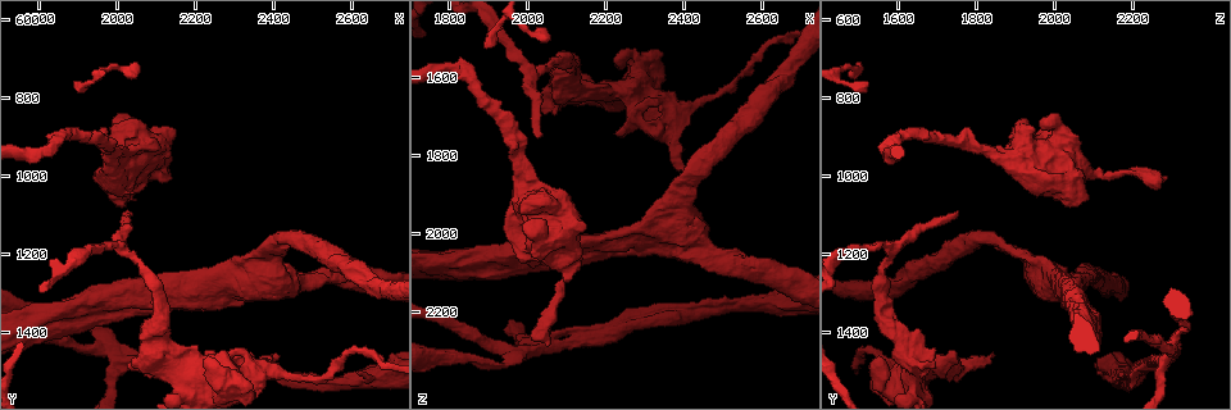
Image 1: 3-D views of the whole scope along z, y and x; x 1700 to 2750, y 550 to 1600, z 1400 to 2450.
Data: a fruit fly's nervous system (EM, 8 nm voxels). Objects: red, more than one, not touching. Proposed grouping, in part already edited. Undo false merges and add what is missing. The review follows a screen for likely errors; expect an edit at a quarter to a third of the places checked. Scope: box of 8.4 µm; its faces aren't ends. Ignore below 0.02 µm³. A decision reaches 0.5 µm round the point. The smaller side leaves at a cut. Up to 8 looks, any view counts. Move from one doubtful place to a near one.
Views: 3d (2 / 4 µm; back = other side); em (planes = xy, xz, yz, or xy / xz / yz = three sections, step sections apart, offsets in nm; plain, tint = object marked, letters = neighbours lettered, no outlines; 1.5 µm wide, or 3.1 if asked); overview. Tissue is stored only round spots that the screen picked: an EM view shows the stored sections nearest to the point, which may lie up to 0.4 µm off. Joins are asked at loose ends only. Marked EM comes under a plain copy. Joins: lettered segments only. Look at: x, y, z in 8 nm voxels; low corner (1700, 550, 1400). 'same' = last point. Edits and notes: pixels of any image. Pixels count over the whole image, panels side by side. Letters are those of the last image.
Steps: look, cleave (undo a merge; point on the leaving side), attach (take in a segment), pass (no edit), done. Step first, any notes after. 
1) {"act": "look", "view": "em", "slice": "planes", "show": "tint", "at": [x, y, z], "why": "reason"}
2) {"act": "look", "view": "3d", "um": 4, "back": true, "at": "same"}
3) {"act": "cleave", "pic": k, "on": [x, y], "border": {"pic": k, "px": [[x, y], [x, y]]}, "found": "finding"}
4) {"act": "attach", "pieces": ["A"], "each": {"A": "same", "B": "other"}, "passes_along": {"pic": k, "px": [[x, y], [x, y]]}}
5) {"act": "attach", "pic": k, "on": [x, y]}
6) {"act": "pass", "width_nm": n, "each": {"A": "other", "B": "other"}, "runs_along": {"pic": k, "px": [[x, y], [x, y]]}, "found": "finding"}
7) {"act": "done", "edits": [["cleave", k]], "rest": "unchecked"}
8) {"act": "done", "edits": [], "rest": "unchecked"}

{"act": "look", "view": "em", "slice": "planes", "show": "letters", "at": [2395, 1210, 1920], "why": "thick turns thin"}

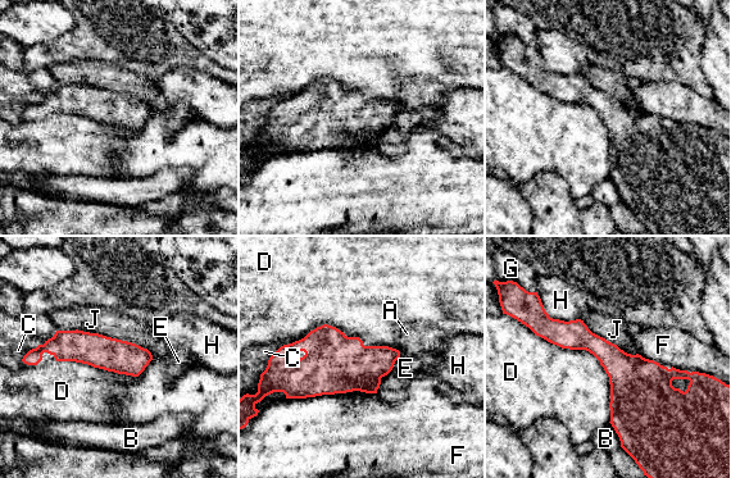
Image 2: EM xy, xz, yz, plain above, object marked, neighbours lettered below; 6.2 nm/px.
{"act": "pass", "each": {"A": "other", "B": "other", "C": "other", "D": "other", "E": "other", "F": "other", "G": "other", "H": "other", "J": "other"}, "runs_along": {"pic": 2, "px": [[39, 353], [87, 347], [148, 358]]}, "found": "all the same neuron"}

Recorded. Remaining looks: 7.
{"act": "look", "view": "3d", "um": 4, "back": true, "at": [2405, 1450, 1840], "why": "an open end"}

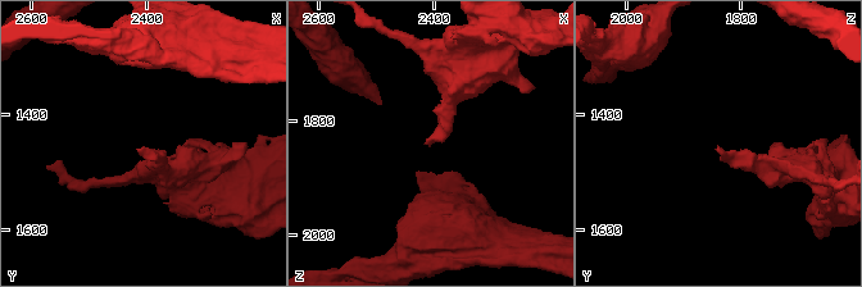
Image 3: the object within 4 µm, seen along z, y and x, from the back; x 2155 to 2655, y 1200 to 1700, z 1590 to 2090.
{"act": "look", "view": "em", "slice": "planes", "show": "letters", "at": [2410, 1450, 1840], "why": "now the EM"}

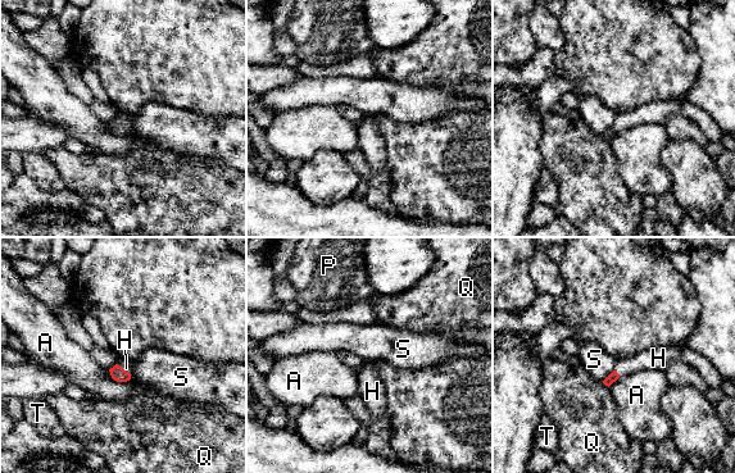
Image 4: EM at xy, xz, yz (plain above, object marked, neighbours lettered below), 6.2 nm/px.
{"act": "attach", "pieces": ["H"], "each": {"A": "other", "H": "same", "P": "other", "Q": "other", "S": "other", "T": "other"}, "passes_along": {"pic": 4, "px": [[613, 376], [617, 373], [653, 358]]}, "found": "the neuron continues"}

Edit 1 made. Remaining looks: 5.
{"act": "look", "view": "overview", "why": "redraw"}

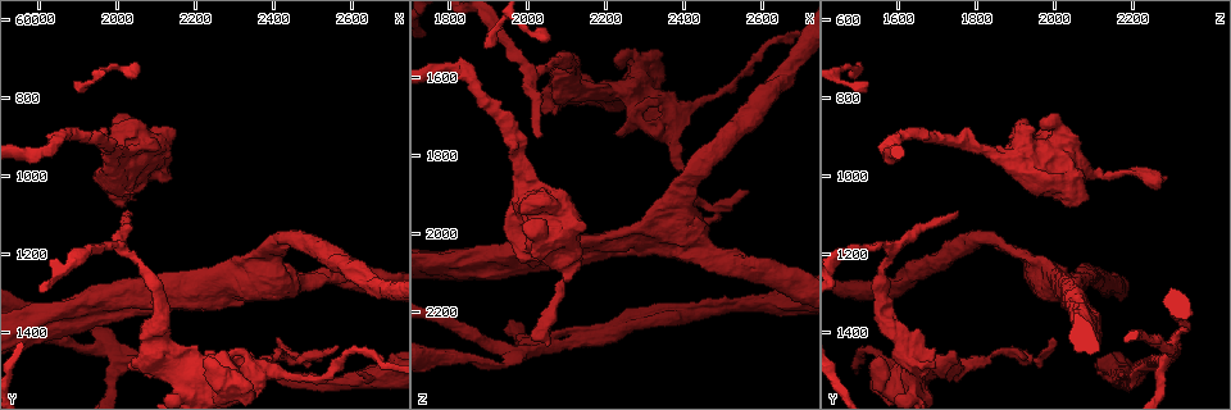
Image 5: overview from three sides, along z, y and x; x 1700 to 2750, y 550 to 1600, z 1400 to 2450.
{"act": "look", "view": "3d", "um": 2, "at": [2075, 995, 2185], "why": "sudden change in width"}

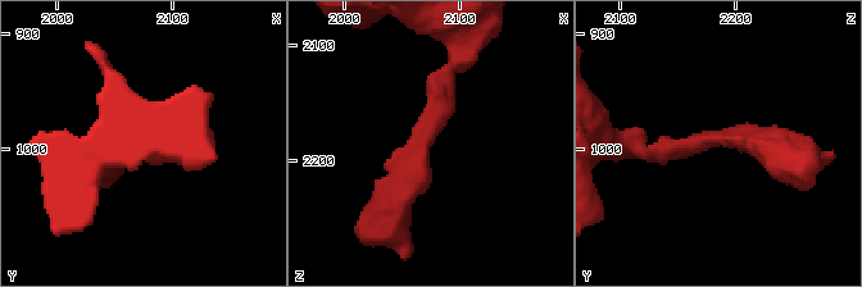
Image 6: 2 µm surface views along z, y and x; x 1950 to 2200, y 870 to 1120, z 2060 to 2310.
{"act": "look", "view": "em", "slice": "xz", "step": 8, "show": "tint", "at": [2068, 990, 2184]}

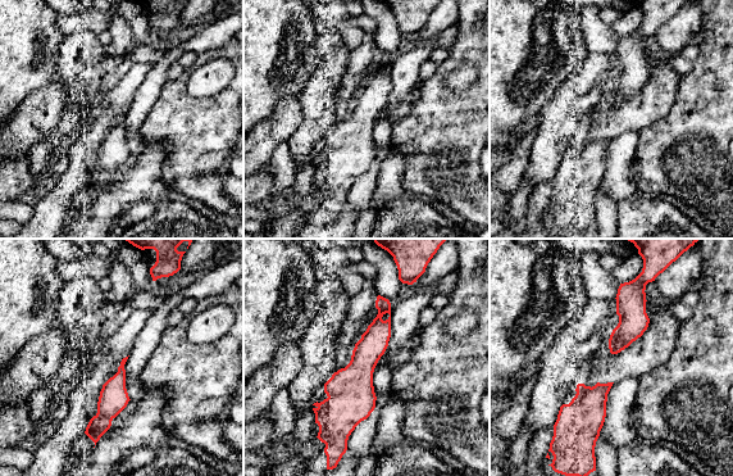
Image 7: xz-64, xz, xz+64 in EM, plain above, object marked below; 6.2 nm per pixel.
{"act": "look", "view": "em", "slice": "xz", "step": 8, "show": "letters", "at": "same", "why": "what lies round it"}

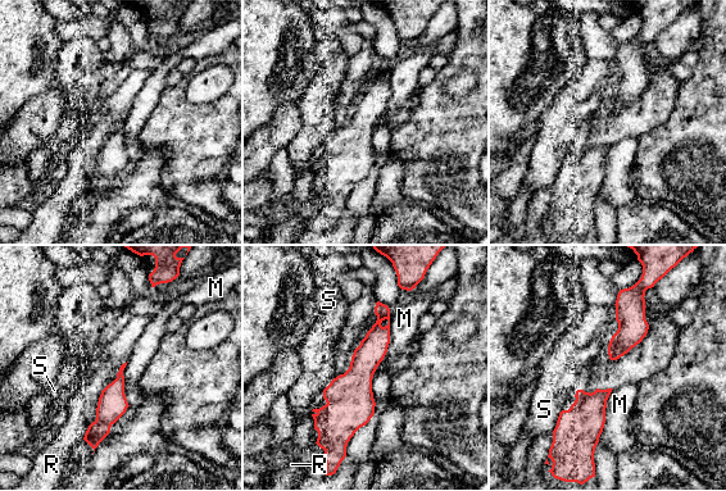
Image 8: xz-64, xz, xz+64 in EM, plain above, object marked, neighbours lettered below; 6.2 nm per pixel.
{"act": "pass", "width_nm": 120, "each": {"M": "other", "R": "other", "S": "other"}, "found": "continuous, no second neuron"}

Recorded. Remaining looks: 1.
{"act": "done", "edits": [["attach", 4]], "rest": "unchecked"}

